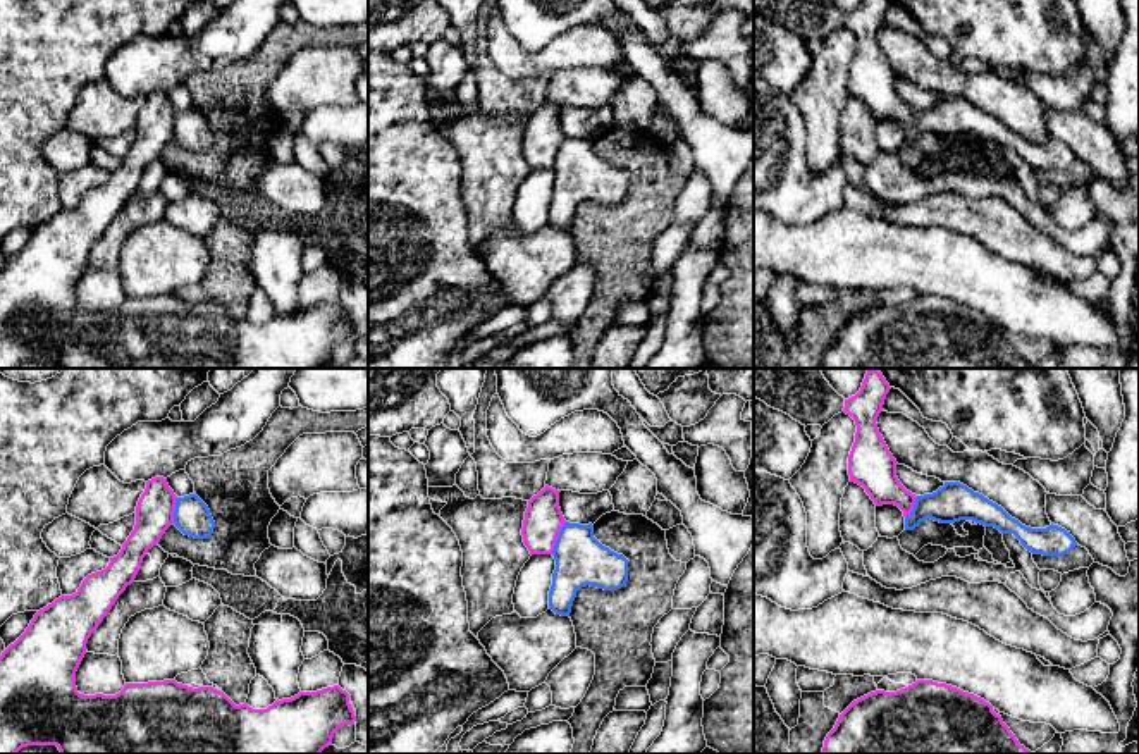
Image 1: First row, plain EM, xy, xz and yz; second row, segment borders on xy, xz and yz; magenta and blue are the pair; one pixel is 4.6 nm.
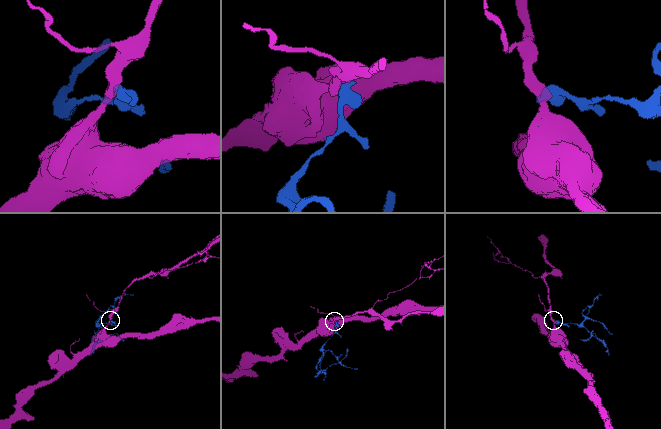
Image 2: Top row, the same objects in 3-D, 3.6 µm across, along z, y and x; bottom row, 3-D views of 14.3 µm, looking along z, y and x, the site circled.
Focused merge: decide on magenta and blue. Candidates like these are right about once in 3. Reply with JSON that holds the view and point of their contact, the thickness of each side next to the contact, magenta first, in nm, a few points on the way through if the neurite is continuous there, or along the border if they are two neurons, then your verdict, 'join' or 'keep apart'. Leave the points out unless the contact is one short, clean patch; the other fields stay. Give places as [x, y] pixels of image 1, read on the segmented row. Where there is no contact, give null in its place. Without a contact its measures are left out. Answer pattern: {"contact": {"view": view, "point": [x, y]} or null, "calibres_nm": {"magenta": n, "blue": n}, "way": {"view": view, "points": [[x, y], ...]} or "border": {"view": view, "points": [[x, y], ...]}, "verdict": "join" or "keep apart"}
{"contact": {"view": "xz", "point": [556, 537]}, "calibres_nm": {"magenta": 180, "blue": 240}, "border": {"view": "xz", "points": [[566, 522], [551, 553]]}, "verdict": "keep apart"}

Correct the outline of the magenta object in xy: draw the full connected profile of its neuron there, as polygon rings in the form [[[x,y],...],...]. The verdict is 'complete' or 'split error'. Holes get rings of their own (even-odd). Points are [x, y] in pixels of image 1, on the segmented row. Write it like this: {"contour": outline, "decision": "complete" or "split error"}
{"contour": [[[167,479],[146,482],[136,506],[136,525],[117,556],[105,570],[88,575],[76,594],[60,596],[40,609],[26,632],[0,656],[0,754],[17,754],[28,745],[57,745],[60,754],[320,754],[332,745],[334,733],[356,721],[349,694],[339,685],[317,692],[299,692],[275,701],[267,709],[253,709],[246,702],[236,706],[213,687],[188,687],[175,680],[126,683],[115,695],[84,695],[77,692],[76,671],[86,654],[86,642],[108,615],[119,596],[131,585],[146,553],[157,546],[174,523],[177,496]]], "decision": "complete"}

